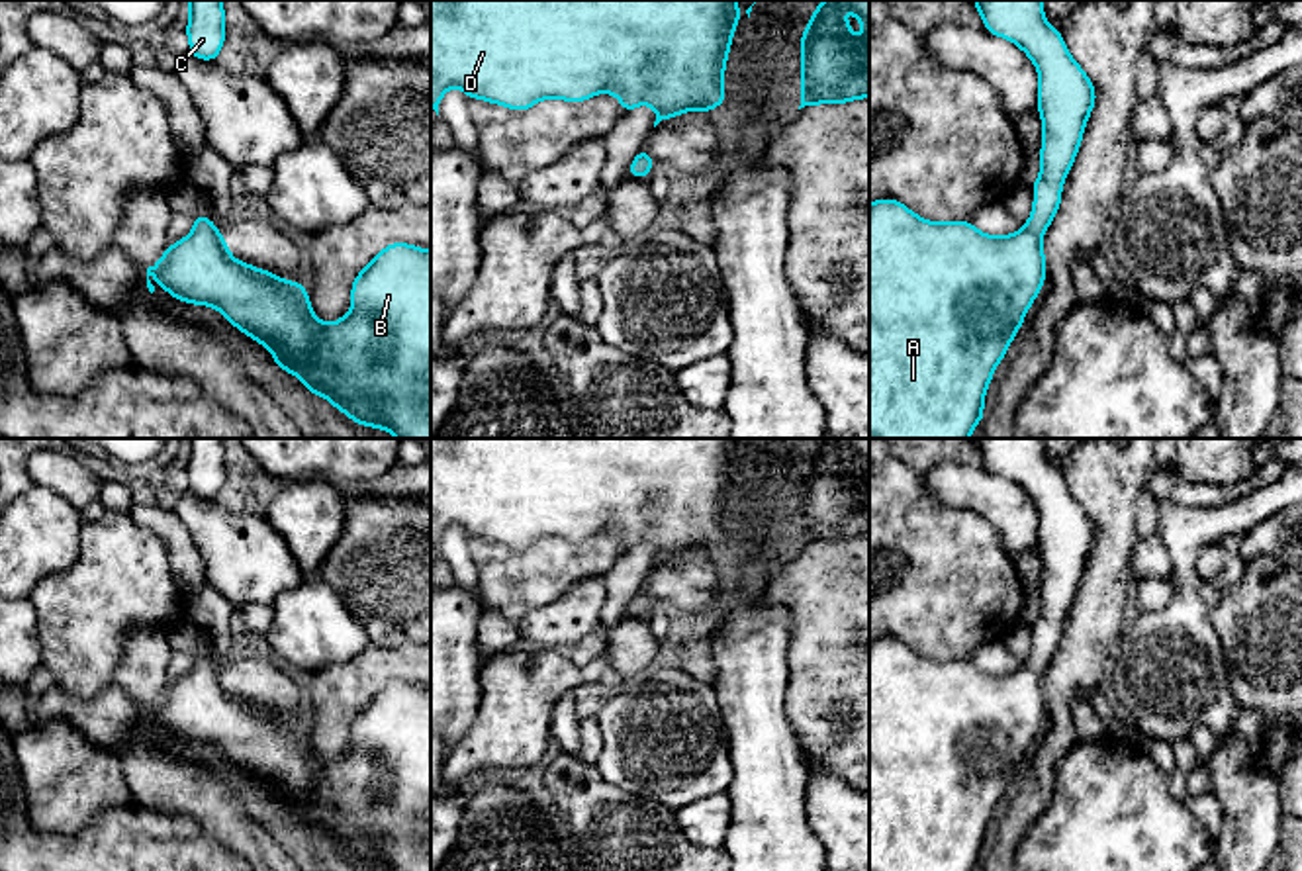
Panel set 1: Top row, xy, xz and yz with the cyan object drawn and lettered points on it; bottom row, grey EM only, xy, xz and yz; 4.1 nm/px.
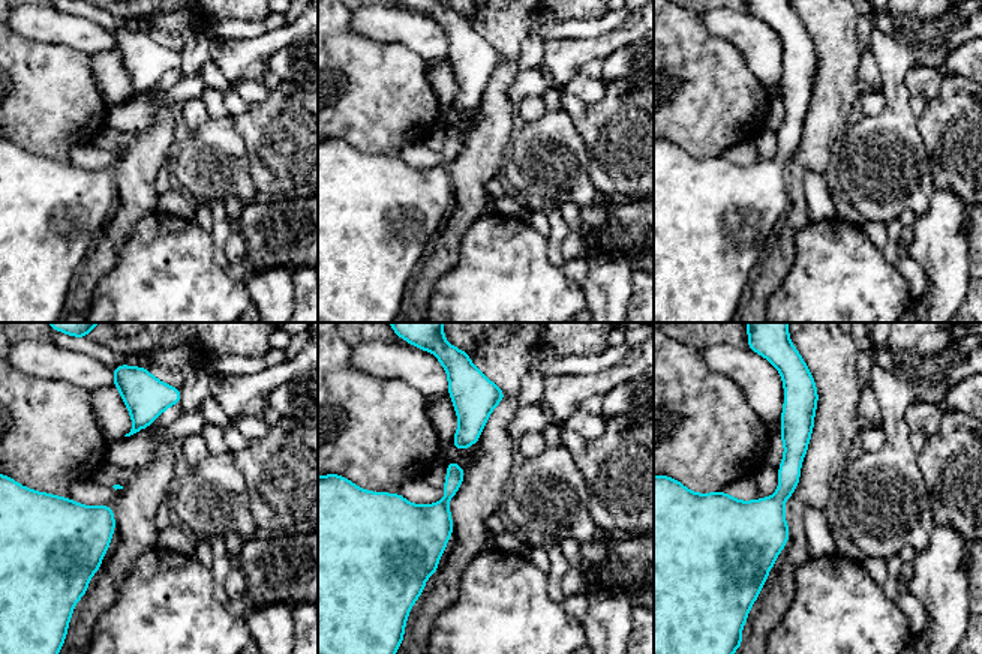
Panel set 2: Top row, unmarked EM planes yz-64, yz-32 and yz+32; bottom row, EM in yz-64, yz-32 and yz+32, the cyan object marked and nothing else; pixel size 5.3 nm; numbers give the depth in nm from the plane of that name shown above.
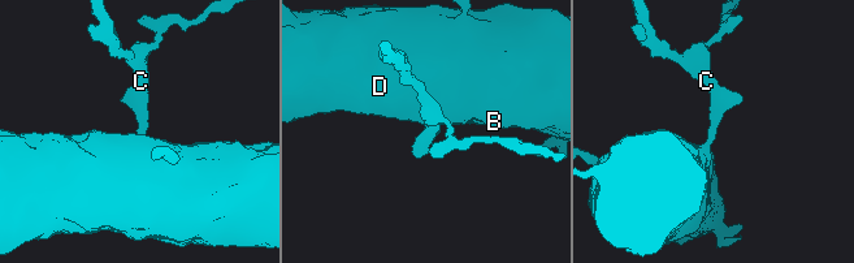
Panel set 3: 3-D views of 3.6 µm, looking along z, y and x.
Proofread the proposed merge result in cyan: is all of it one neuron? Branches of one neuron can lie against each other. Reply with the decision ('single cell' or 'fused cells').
single cell

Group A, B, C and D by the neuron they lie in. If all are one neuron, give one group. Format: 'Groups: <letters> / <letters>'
Groups: A B C D

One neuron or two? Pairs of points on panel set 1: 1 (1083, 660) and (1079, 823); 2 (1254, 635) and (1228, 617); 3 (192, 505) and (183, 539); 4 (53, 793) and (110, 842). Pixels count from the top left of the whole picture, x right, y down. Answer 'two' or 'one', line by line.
1: two
2: one
3: two
4: two

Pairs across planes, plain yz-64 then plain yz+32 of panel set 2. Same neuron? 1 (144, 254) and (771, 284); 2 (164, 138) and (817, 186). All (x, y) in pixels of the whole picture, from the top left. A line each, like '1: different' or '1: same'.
1: different
2: different

